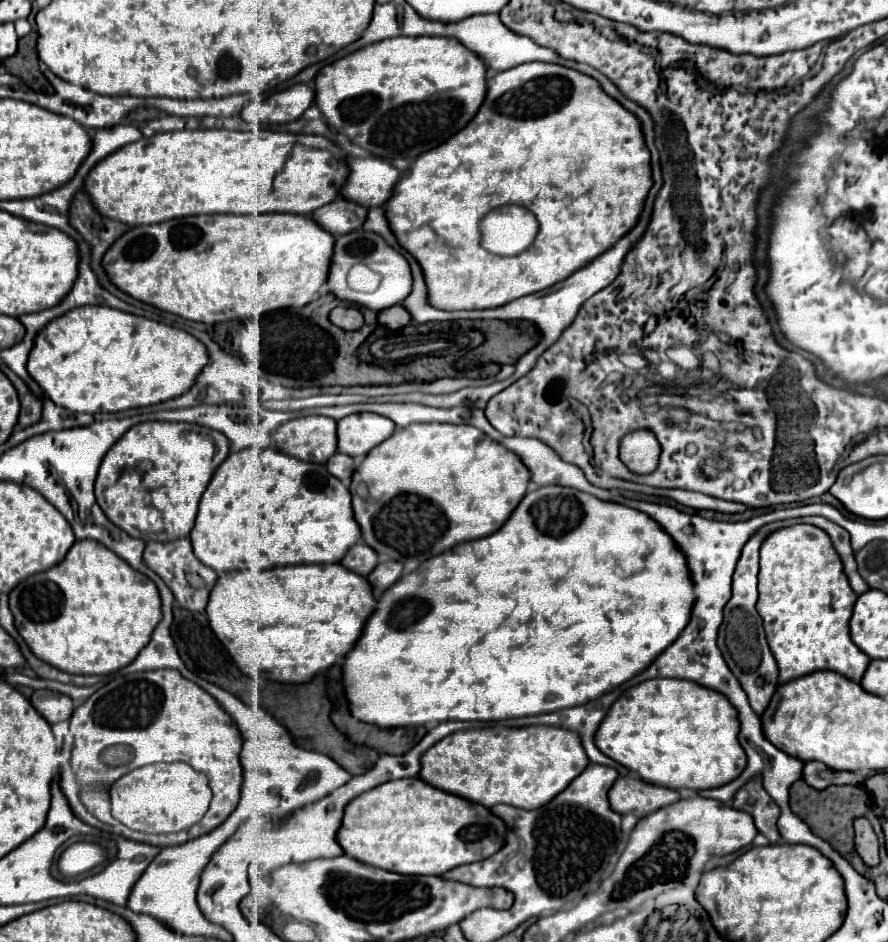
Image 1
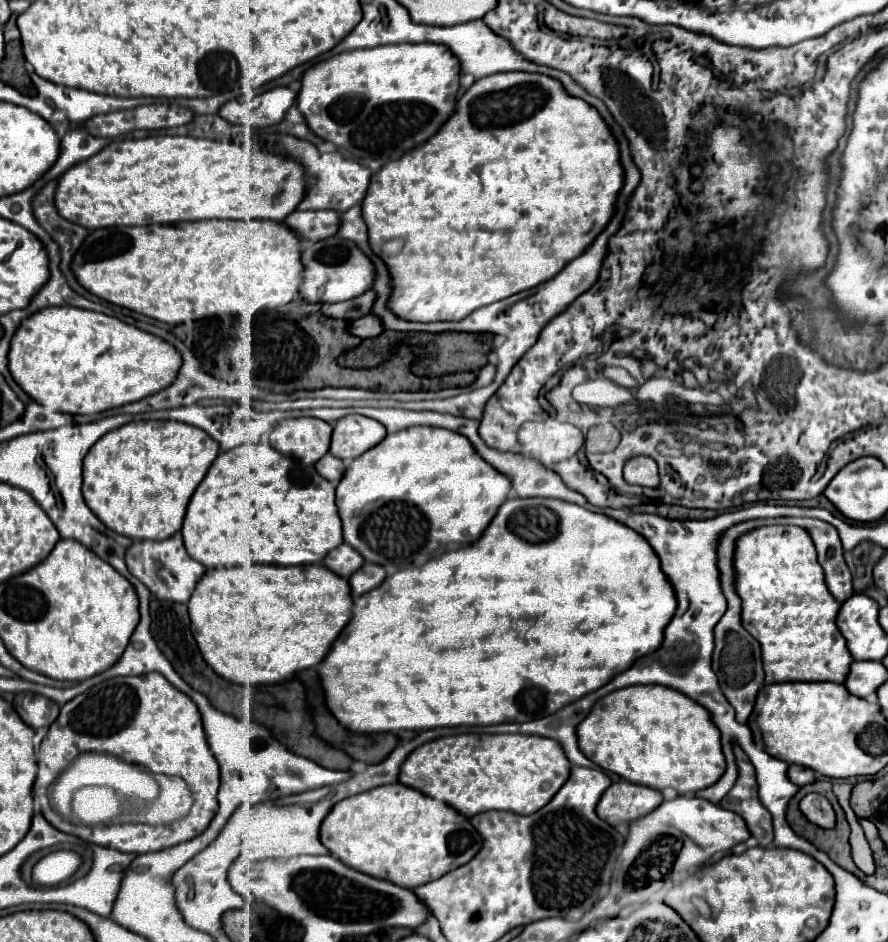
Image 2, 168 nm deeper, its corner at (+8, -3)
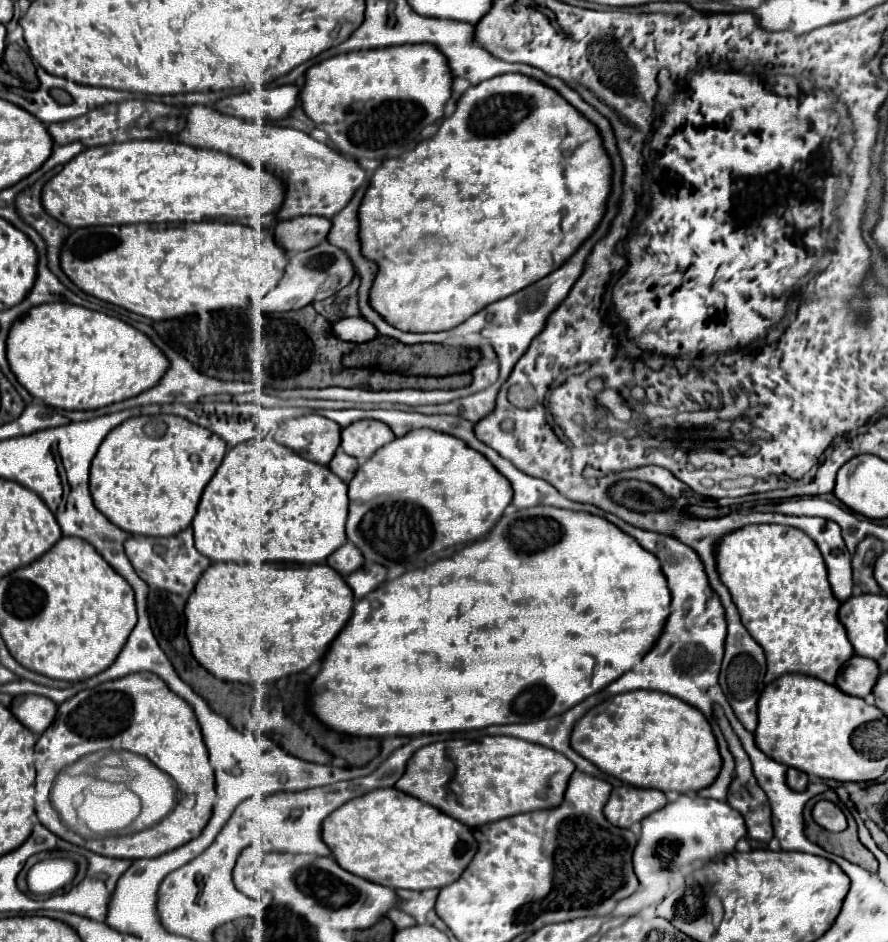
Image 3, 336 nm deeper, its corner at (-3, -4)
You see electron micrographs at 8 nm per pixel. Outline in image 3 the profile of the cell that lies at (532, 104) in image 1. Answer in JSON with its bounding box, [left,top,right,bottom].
[358,73,610,333]

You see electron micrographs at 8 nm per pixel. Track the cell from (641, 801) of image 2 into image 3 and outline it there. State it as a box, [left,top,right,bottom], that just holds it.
[604,785,668,829]

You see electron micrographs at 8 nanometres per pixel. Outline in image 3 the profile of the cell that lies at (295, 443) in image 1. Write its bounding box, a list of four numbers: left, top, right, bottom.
[274,415,342,465]

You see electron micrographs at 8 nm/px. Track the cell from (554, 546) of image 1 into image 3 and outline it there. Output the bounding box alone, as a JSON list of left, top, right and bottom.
[310,507,670,739]

